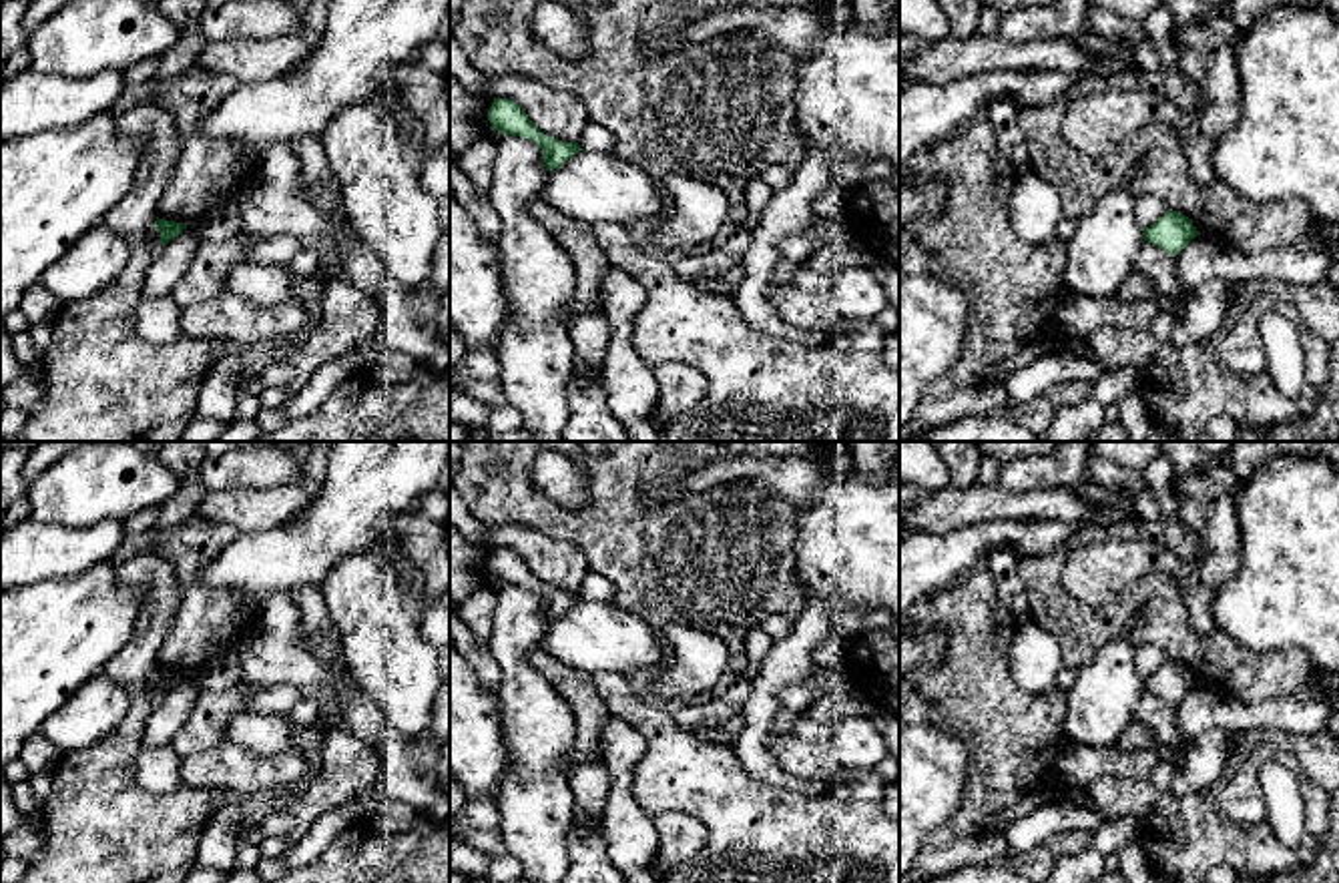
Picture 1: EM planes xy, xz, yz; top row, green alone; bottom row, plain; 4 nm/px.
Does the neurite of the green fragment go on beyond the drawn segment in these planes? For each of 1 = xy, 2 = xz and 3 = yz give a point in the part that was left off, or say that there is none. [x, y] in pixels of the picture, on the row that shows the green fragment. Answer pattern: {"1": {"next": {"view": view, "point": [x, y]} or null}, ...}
{"1": {"next": null}, "2": {"next": null}, "3": {"next": null}}

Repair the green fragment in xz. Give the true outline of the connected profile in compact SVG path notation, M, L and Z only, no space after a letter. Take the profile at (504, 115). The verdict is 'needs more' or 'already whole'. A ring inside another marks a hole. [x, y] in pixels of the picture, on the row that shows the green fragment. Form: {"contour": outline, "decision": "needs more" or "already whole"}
{"contour": "M494 98L488 120L500 134L534 140L542 149L546 171L560 169L568 159L582 151L578 142L564 142L544 134L528 118L522 106L510 98Z", "decision": "already whole"}

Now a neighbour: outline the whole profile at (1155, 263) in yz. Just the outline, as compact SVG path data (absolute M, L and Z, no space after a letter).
M1144 241L1138 251L1138 267L1146 279L1154 283L1154 289L1166 295L1182 295L1190 299L1194 291L1186 291L1180 285L1176 271L1176 257L1164 249Z

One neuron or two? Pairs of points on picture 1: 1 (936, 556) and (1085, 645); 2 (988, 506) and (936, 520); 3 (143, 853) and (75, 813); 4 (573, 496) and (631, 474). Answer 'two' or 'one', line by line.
1: two
2: one
3: one
4: two

